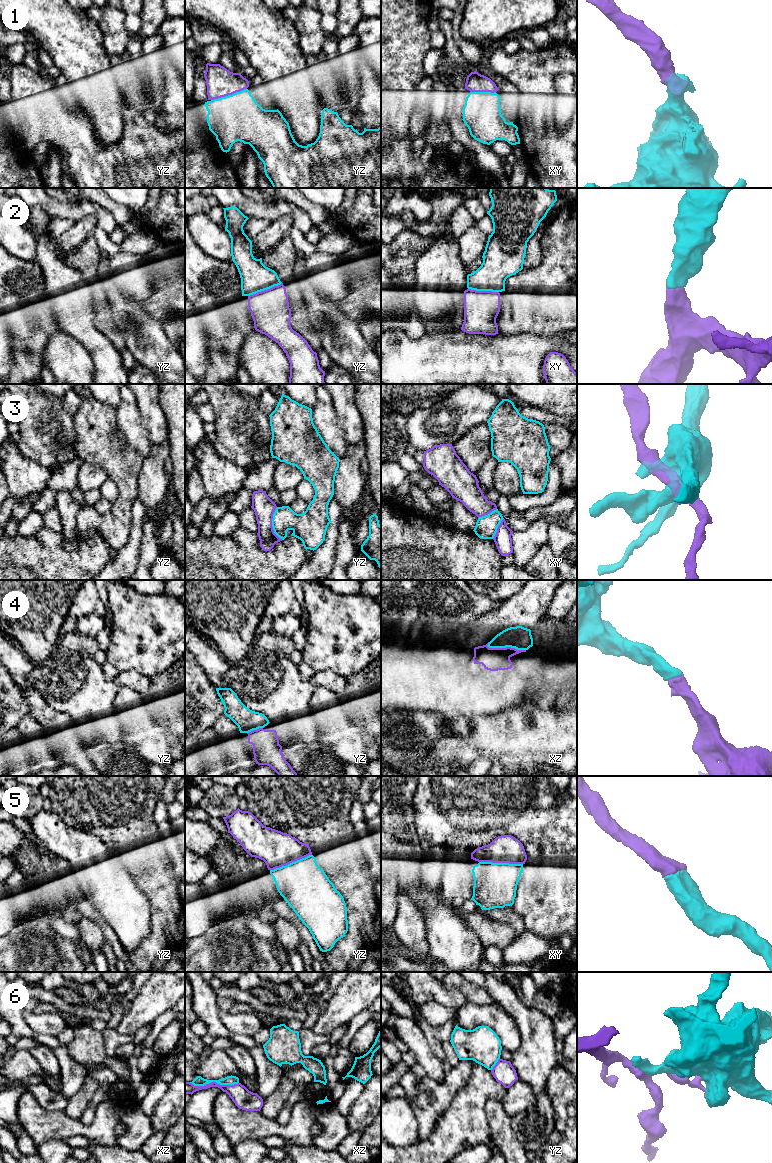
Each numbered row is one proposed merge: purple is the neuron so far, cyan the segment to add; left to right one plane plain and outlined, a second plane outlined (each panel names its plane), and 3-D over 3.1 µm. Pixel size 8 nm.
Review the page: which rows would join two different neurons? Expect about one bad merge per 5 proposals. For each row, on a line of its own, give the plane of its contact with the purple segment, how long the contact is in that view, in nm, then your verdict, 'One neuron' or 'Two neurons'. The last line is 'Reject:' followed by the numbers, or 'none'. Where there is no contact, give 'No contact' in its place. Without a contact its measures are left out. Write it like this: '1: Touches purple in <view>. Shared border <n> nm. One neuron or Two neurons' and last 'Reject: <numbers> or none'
1: Touches purple in yz. Shared border 300 nm. One neuron
2: Touches purple in yz. Shared border 300 nm. One neuron
3: Touches purple in yz. Shared border 260 nm. Two neurons
4: Touches purple in xz. Shared border 320 nm. One neuron
5: Touches purple in xy. Shared border 360 nm. One neuron
6: Touches purple in xz. Shared border 400 nm. Two neurons
Reject: 3, 6

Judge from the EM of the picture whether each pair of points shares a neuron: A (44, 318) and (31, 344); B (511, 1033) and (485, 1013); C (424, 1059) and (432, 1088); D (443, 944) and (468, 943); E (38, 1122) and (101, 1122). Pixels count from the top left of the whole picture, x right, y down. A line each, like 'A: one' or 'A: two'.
A: one
B: one
C: two
D: one
E: one

